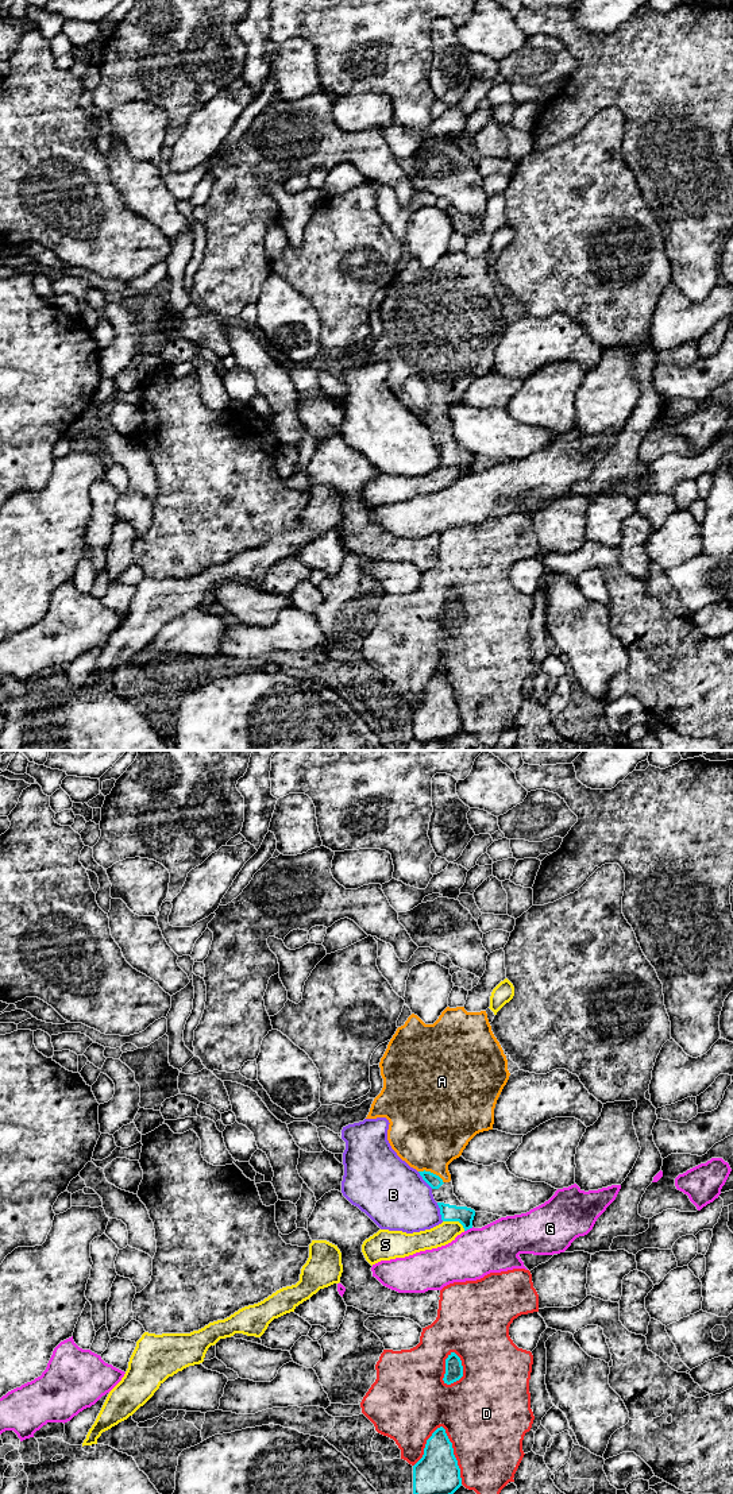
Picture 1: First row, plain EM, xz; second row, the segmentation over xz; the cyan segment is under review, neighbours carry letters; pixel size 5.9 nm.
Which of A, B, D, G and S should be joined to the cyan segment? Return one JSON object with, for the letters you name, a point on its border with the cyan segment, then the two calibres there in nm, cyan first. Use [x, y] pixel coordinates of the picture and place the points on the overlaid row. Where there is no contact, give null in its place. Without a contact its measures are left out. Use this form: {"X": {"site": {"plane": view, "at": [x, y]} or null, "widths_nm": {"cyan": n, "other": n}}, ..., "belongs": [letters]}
{"A": {"site": {"plane": "xz", "at": [432, 1173]}, "widths_nm": {"cyan": 80, "other": 460}}, "belongs": ["A"]}

